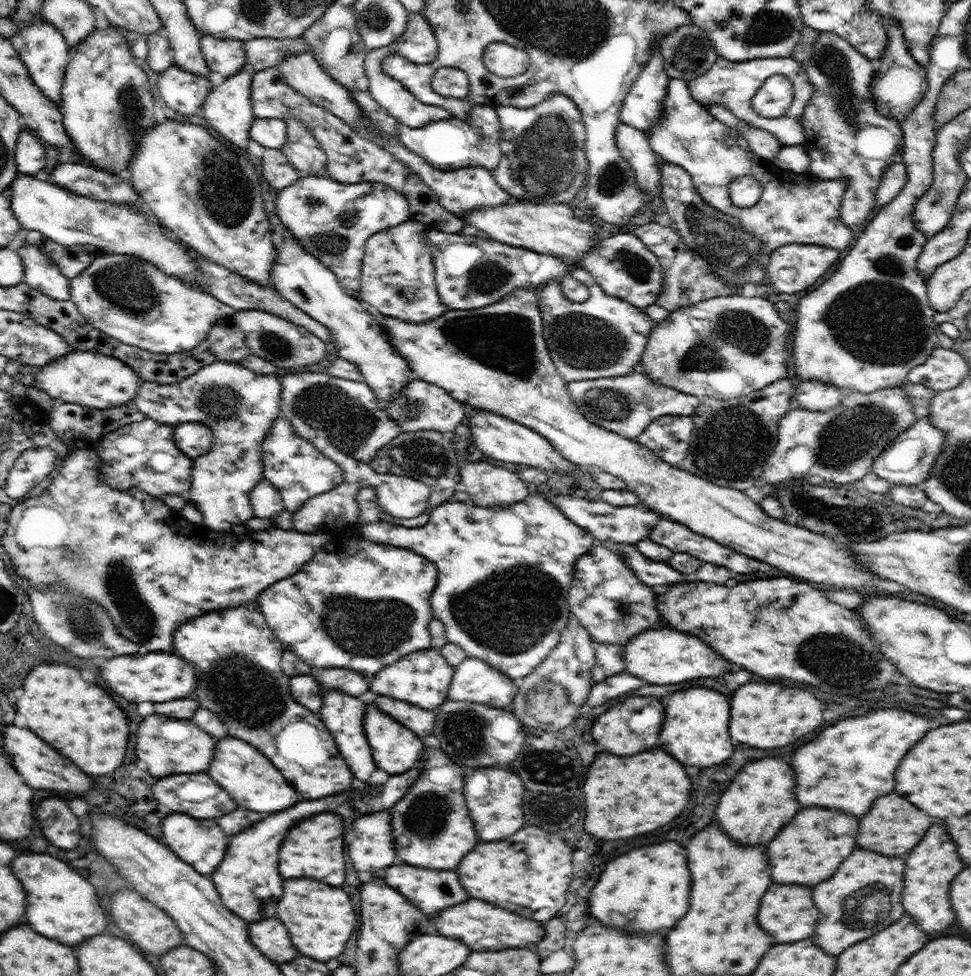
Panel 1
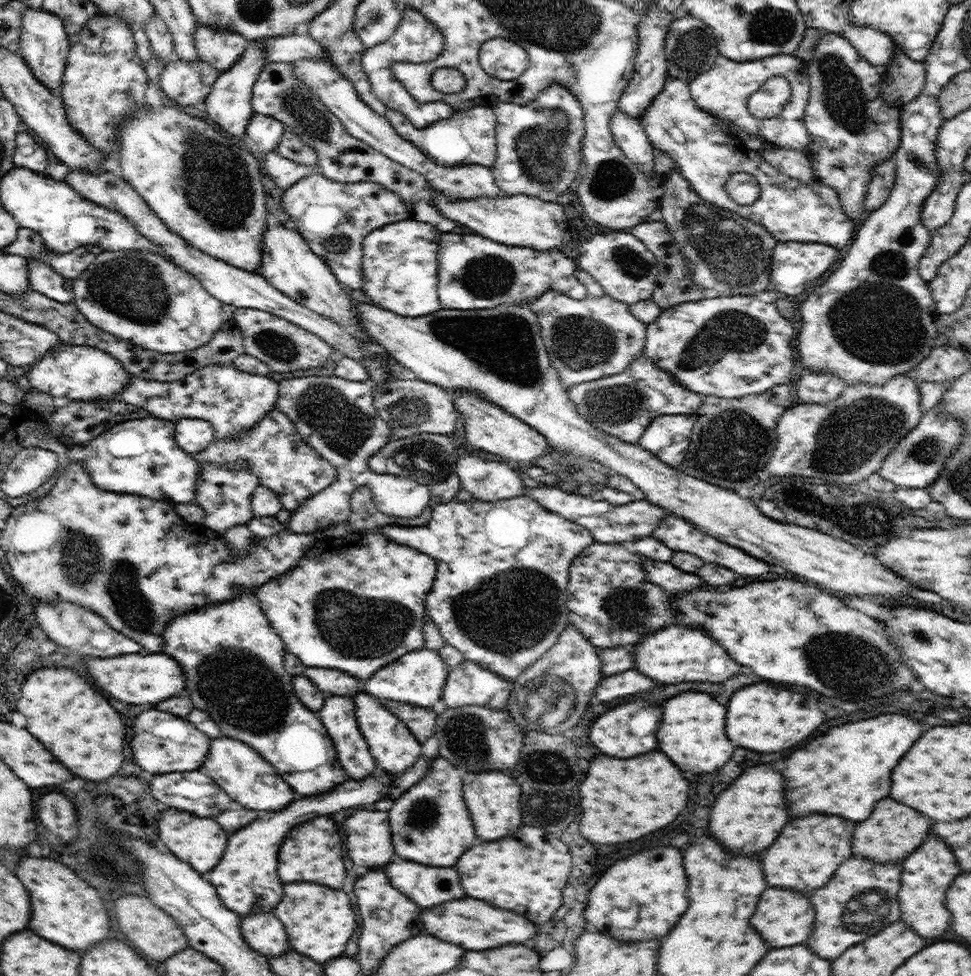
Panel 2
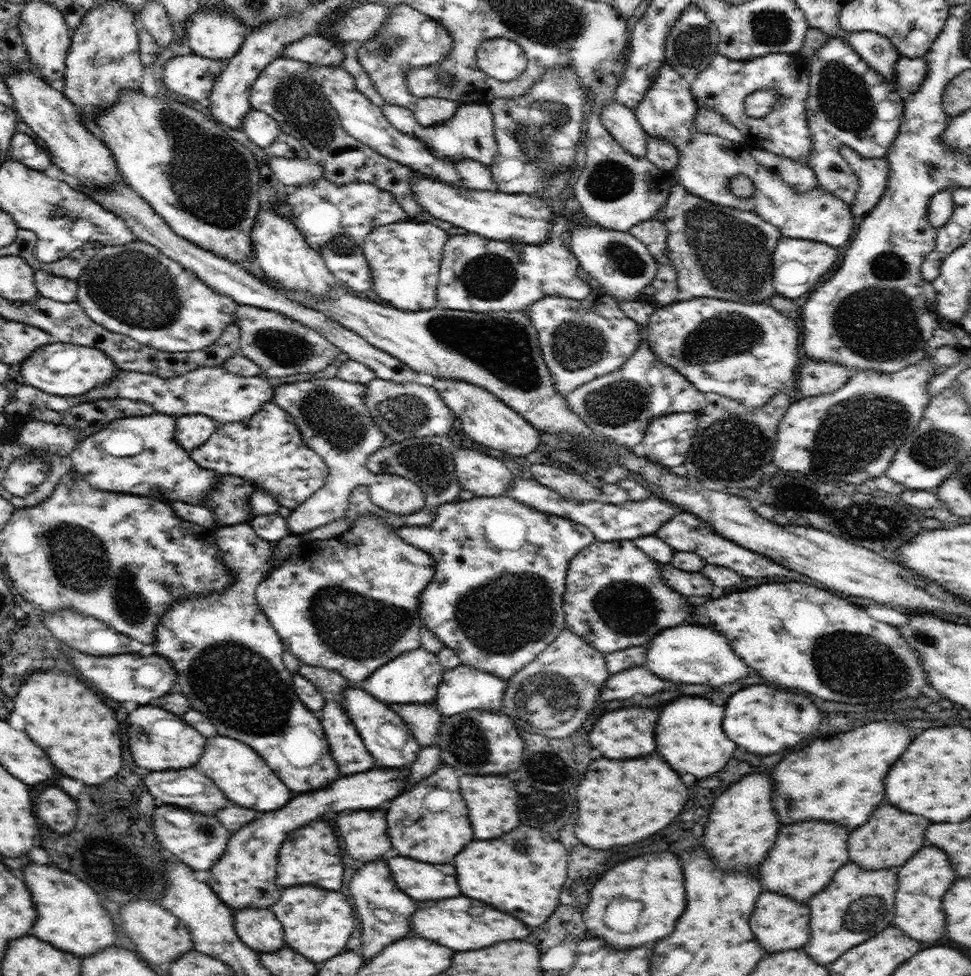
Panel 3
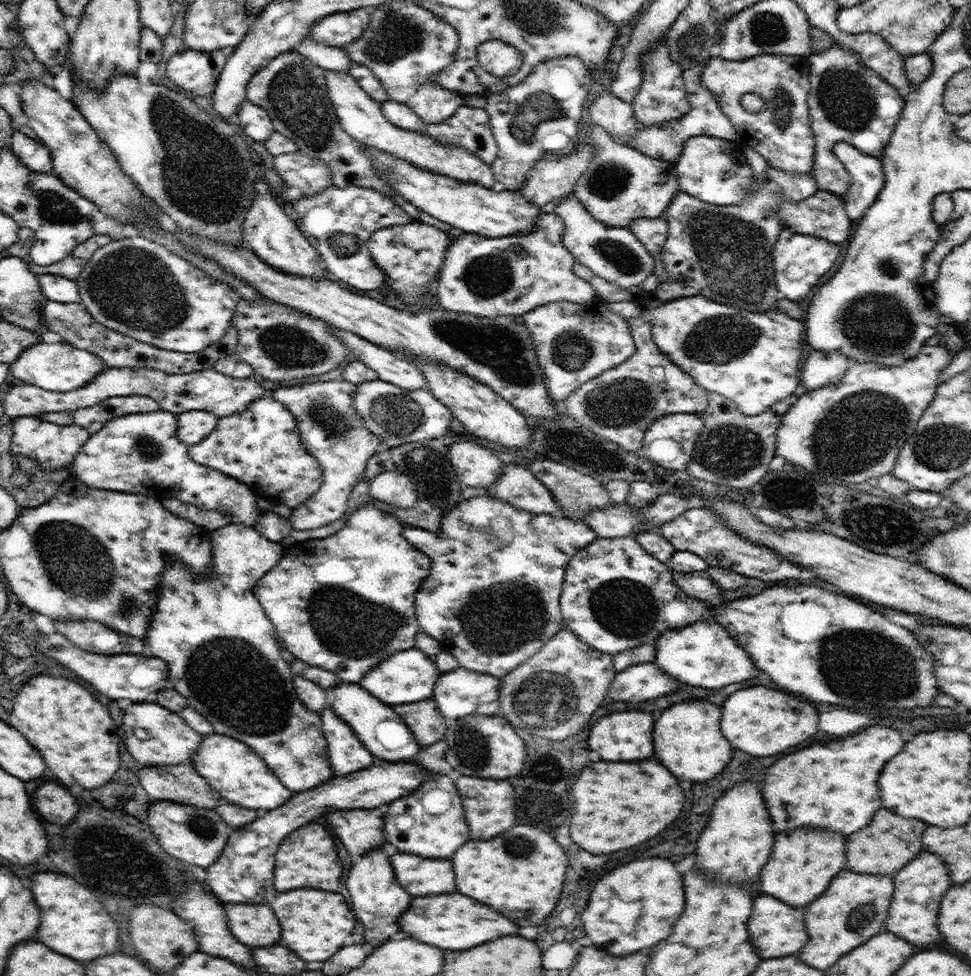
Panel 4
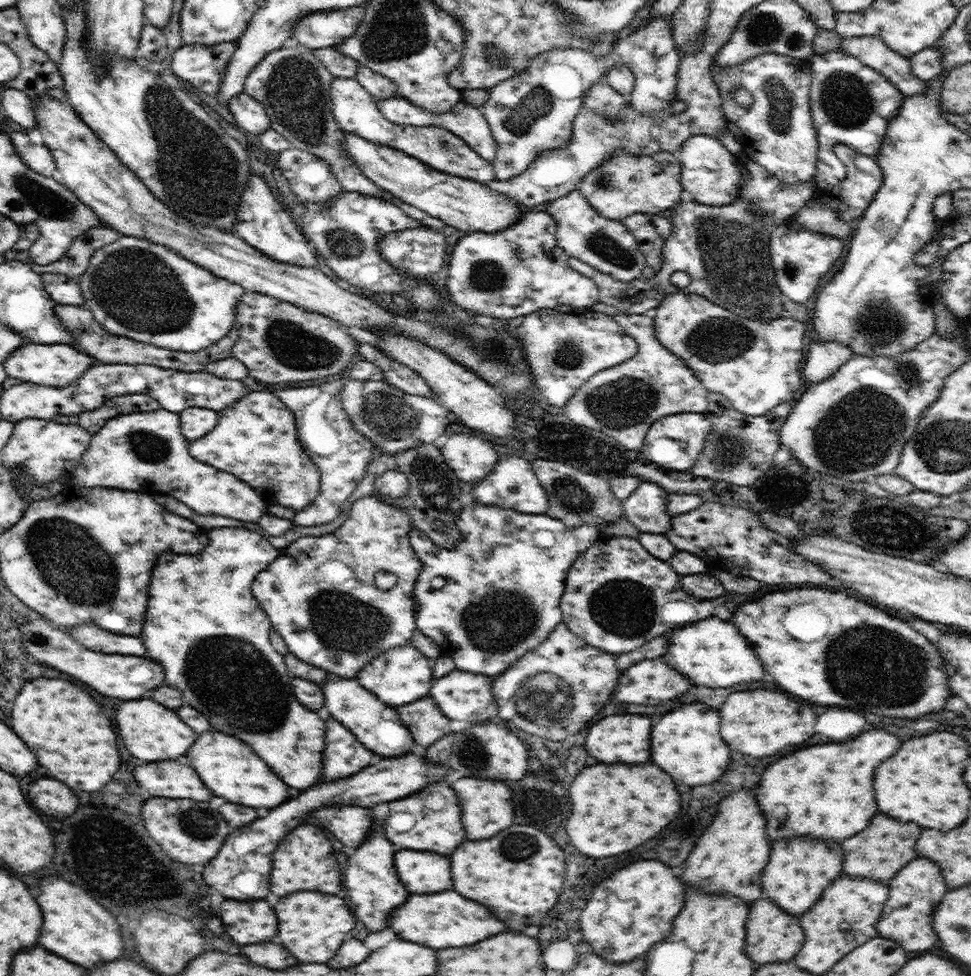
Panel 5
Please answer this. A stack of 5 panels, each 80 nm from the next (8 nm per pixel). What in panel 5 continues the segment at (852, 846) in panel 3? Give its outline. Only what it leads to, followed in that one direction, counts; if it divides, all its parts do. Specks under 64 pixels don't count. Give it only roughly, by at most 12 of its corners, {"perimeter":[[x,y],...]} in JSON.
{"perimeter":[[878,812],[842,842],[844,874],[888,884],[922,828]]}

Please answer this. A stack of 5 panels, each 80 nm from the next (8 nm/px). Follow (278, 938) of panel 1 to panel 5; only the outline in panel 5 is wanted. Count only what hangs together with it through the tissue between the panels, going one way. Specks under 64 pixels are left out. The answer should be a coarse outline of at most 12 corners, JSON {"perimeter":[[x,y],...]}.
{"perimeter":[[224,900],[220,920],[238,944],[278,932],[266,900]]}

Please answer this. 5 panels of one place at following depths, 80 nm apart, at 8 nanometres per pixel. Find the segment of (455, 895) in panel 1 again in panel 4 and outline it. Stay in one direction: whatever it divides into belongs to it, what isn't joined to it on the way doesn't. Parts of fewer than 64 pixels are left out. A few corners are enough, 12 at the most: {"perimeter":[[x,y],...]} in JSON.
{"perimeter":[[390,856],[412,896],[452,894],[450,860]]}

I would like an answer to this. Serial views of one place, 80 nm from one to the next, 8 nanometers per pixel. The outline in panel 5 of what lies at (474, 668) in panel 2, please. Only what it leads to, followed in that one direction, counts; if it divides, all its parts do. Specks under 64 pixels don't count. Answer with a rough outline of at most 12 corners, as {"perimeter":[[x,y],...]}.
{"perimeter":[[456,669],[429,690],[454,732],[498,719],[493,679]]}

